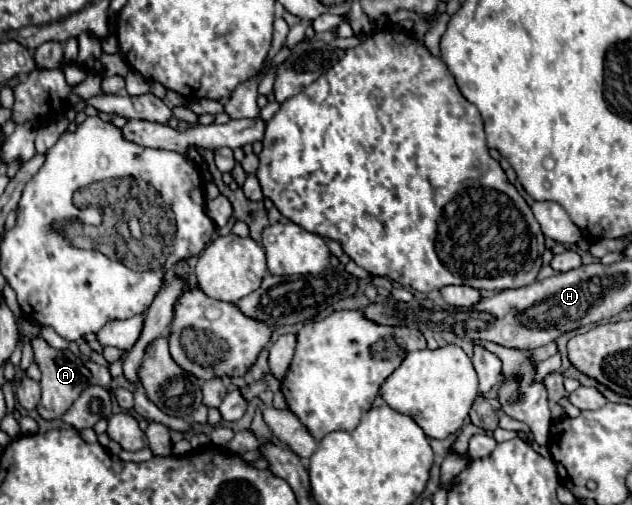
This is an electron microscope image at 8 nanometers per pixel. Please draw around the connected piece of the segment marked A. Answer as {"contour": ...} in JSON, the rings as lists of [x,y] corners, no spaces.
{"contour":[[[35,334],[31,338],[31,346],[33,346],[33,356],[35,356],[35,364],[41,370],[41,402],[37,404],[37,412],[41,414],[41,418],[45,420],[59,420],[63,418],[63,414],[71,408],[71,404],[75,402],[75,398],[87,388],[87,386],[107,386],[107,382],[111,382],[111,374],[105,366],[99,366],[95,362],[91,362],[85,356],[77,356],[71,350],[55,350],[51,348],[39,334]]]}

